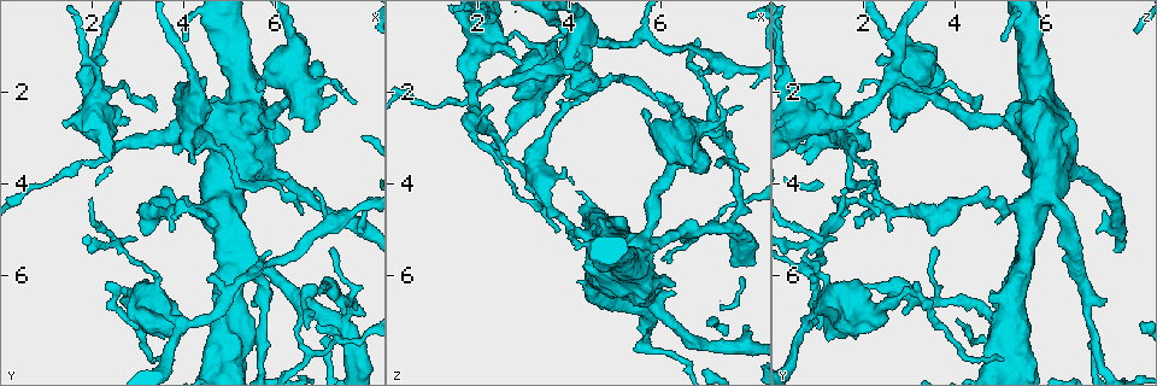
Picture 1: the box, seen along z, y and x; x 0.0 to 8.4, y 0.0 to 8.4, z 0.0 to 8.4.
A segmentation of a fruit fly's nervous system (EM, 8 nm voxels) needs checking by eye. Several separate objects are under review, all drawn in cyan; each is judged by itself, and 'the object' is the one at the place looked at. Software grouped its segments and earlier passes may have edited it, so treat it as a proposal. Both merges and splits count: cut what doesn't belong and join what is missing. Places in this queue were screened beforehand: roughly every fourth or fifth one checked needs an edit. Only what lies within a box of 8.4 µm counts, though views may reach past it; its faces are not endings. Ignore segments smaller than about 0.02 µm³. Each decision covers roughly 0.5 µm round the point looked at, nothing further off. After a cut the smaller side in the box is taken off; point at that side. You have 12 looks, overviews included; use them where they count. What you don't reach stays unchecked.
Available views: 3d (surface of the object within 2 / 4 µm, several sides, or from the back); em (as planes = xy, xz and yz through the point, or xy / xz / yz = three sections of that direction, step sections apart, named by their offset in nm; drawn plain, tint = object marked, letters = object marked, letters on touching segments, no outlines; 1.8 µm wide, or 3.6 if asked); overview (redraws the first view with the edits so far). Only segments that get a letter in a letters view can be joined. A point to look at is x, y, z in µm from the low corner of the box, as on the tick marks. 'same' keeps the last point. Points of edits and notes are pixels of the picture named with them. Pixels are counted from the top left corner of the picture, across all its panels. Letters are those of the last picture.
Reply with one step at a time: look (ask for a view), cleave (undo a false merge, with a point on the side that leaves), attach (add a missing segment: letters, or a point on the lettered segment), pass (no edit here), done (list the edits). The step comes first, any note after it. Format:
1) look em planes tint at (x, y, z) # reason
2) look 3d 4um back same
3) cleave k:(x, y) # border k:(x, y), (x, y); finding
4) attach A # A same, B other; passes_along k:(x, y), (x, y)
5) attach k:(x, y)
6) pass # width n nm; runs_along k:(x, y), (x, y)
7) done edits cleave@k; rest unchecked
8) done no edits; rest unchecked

look em planes letters at (2.35, 2.75, 1.00) # thick turns thin

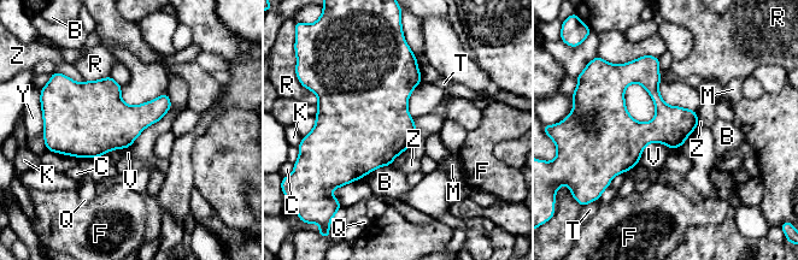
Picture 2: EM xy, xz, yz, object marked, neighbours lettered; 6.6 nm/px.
pass # B other, C other, F other, K other, M other, Q other, R other, T other, V other, Y other, Z other; continuous, no second cell

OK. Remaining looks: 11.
look 3d 4um at (3.85, 1.75, 1.50) # an open end

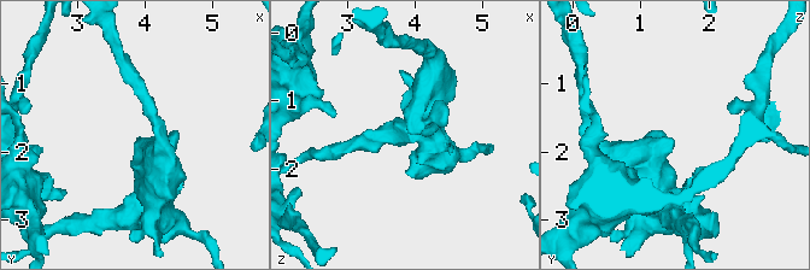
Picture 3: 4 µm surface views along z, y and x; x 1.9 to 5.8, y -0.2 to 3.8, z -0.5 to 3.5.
look em 3.6um planes letters at (3.90, 1.80, 1.50)

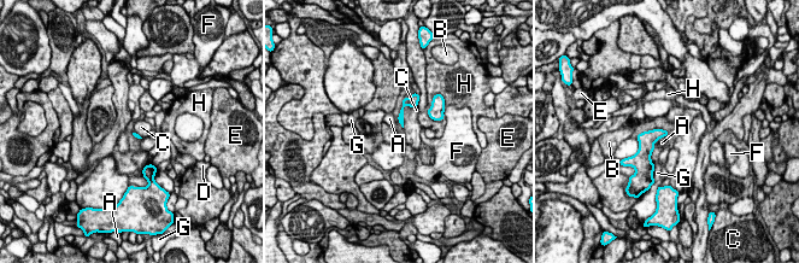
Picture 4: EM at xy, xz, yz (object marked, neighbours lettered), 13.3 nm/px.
pass # A other, B other, C other, D other, E other, F other, G other, H other; border 4:(667, 135), (658, 139), (653, 146); no lettered segment goes on from it

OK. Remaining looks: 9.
look 3d 4um at (3.40, 2.30, 4.55) # free end

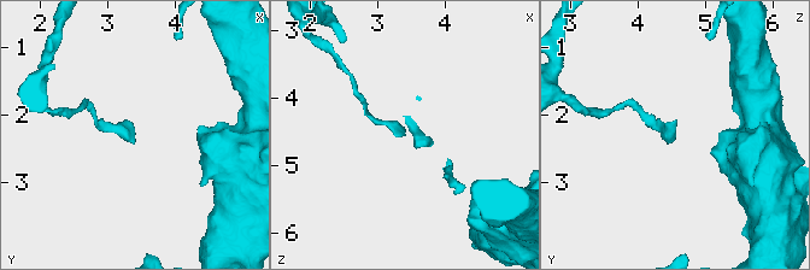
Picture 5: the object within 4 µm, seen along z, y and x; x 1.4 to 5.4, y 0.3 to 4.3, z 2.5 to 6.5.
look em planes plain at (3.40, 2.35, 4.50) # shape alone is not enough

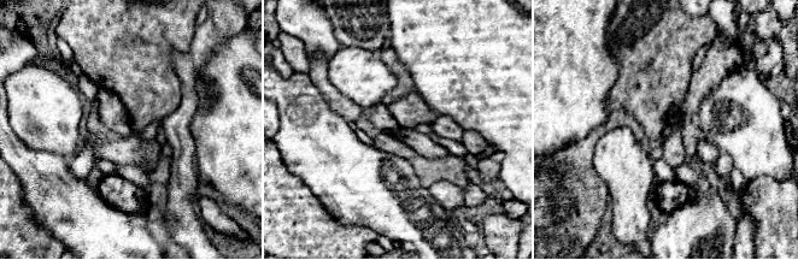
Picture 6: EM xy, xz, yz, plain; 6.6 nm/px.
look em planes letters same

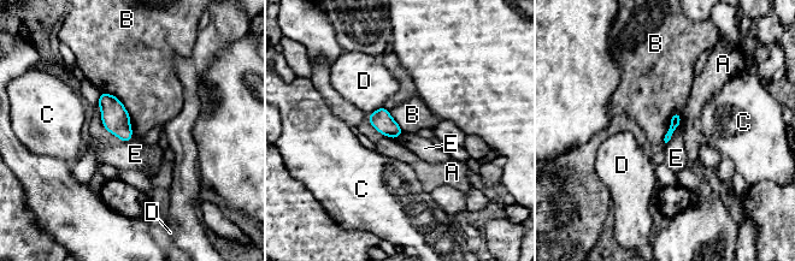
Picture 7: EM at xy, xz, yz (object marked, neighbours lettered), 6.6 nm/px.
pass # A other, B other, C other, D other, E other; border 7:(101, 92), (119, 100), (133, 134); no lettered segment goes on from it

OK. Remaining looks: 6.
look em 3.6um xz step 8 letters at (4.80, 4.30, 5.75) # sudden change in width

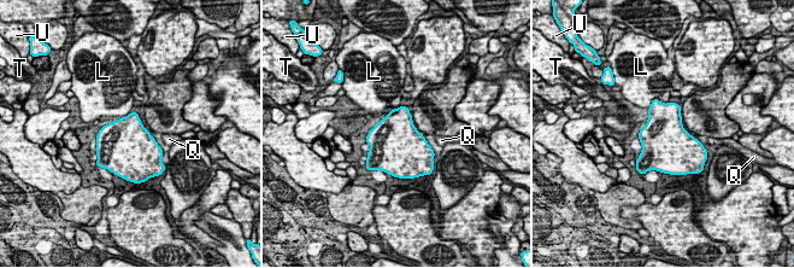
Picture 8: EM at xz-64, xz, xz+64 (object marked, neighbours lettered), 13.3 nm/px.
look em 3.6um planes letters same # cut it another way

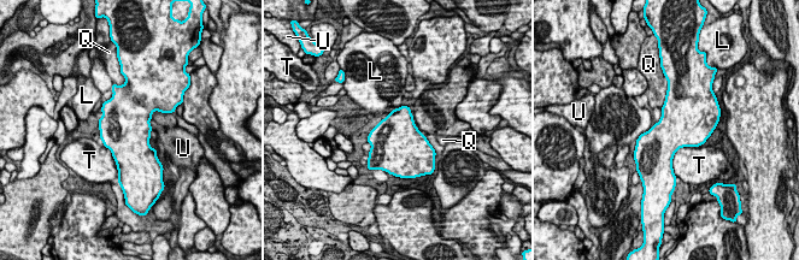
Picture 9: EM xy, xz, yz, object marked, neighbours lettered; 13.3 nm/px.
pass # width 550 nm; L other, Q other, T other, U other; border 9:(652, 125), (636, 140); continuous, no second cell

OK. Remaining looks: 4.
look em planes letters at (7.50, 6.95, 4.95)

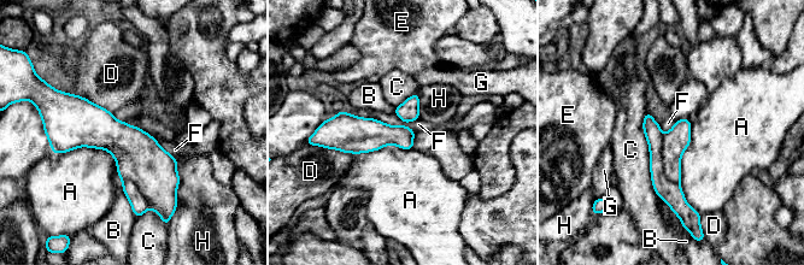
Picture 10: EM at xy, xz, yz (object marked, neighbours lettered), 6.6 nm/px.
cleave 10:(672, 193) # longest_contact C 600 nm; A other, B other, C other, D other, E other, F other, G other, H other; border 10:(662, 134), (663, 174), (679, 184); two cells meet here

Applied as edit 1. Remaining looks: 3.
done edits cleave@10; rest unchecked

